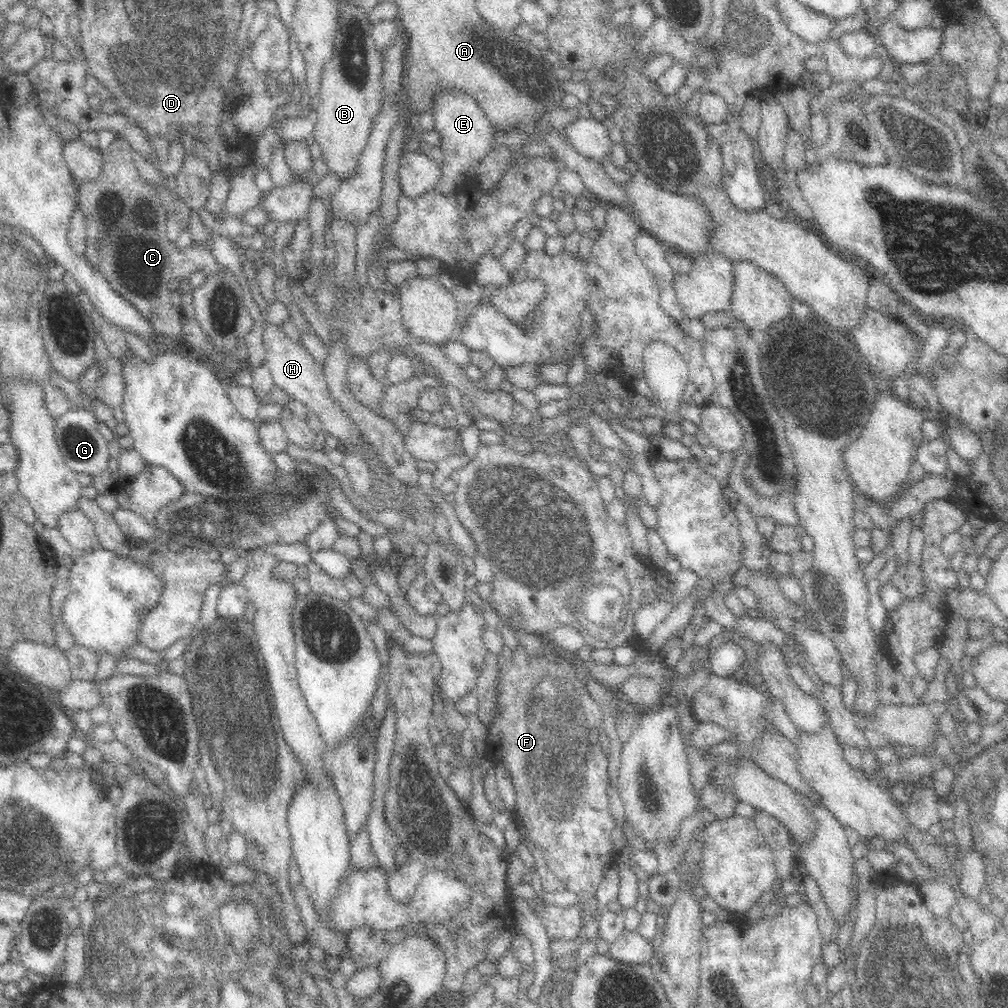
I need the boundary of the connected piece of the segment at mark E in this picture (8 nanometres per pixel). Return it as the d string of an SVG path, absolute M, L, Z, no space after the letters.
M442 87L431 94L430 113L434 118L433 129L441 140L443 151L441 175L434 189L438 193L450 194L464 179L463 172L475 167L491 148L494 125L487 119L478 103L468 93L456 87Z

